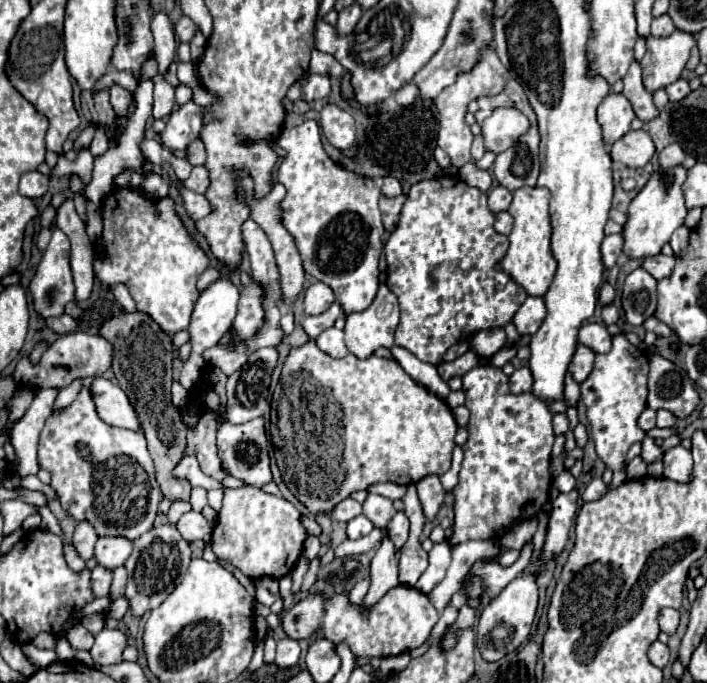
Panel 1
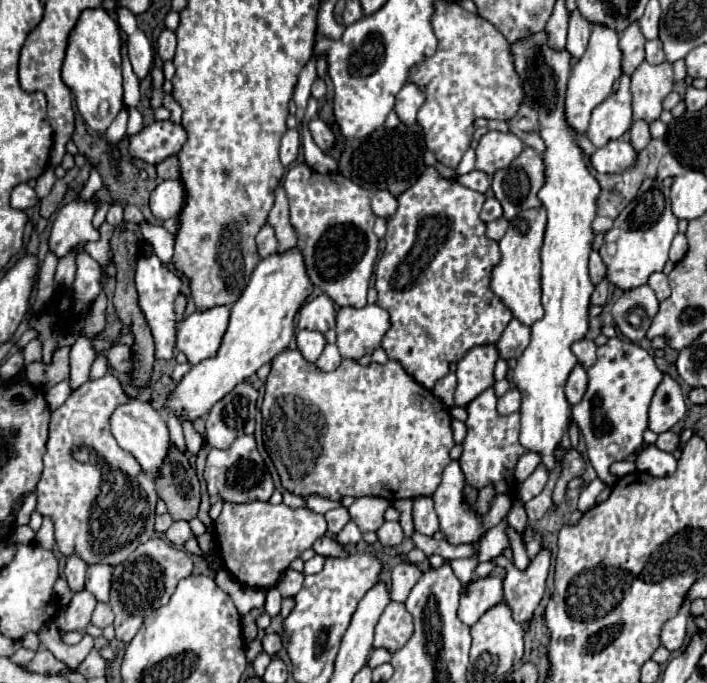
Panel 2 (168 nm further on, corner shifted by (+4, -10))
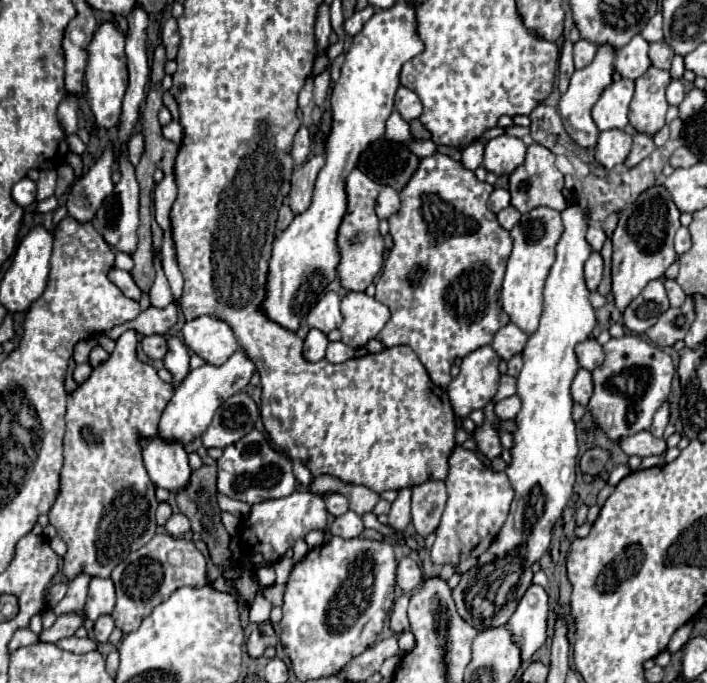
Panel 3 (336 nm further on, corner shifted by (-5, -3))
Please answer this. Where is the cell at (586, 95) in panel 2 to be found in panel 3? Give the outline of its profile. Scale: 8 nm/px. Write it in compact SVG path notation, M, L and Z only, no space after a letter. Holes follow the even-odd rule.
M600 45L598 51L596 51L596 57L594 61L584 67L584 69L578 69L572 79L570 79L570 87L568 91L562 95L560 103L558 103L558 111L562 115L562 121L564 121L564 127L566 131L570 133L570 137L580 145L580 147L594 147L596 141L598 141L598 127L594 125L592 121L592 115L590 115L590 109L594 107L594 103L598 101L598 97L602 95L602 91L606 87L612 85L612 75L614 75L614 57L616 57L616 49L612 45Z

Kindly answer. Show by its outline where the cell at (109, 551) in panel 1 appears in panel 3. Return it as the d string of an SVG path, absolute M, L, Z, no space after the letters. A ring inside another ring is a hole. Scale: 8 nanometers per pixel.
M94 577L90 581L90 591L88 591L88 601L84 605L86 617L96 621L104 613L112 613L116 605L116 593L114 593L114 583L110 577Z

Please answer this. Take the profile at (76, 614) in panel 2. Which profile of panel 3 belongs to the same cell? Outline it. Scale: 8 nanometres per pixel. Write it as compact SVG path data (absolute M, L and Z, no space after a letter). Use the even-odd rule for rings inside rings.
M64 613L62 617L56 619L56 623L50 629L44 629L40 633L40 641L46 643L56 643L62 637L72 637L78 627L82 627L86 621L86 613Z

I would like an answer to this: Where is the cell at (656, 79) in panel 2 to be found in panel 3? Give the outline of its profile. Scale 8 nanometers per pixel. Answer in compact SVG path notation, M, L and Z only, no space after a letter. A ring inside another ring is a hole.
M650 67L642 77L638 77L638 89L630 103L630 125L640 133L654 135L664 125L668 111L666 87L670 85L670 71Z

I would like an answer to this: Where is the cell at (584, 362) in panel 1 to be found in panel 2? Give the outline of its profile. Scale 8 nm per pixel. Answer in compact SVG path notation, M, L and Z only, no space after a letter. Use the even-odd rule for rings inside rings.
M577 364L573 368L573 372L569 374L569 378L567 378L567 384L565 384L567 402L571 406L579 404L583 394L585 394L585 390L587 390L587 372L585 372L585 368L581 368L581 364Z

